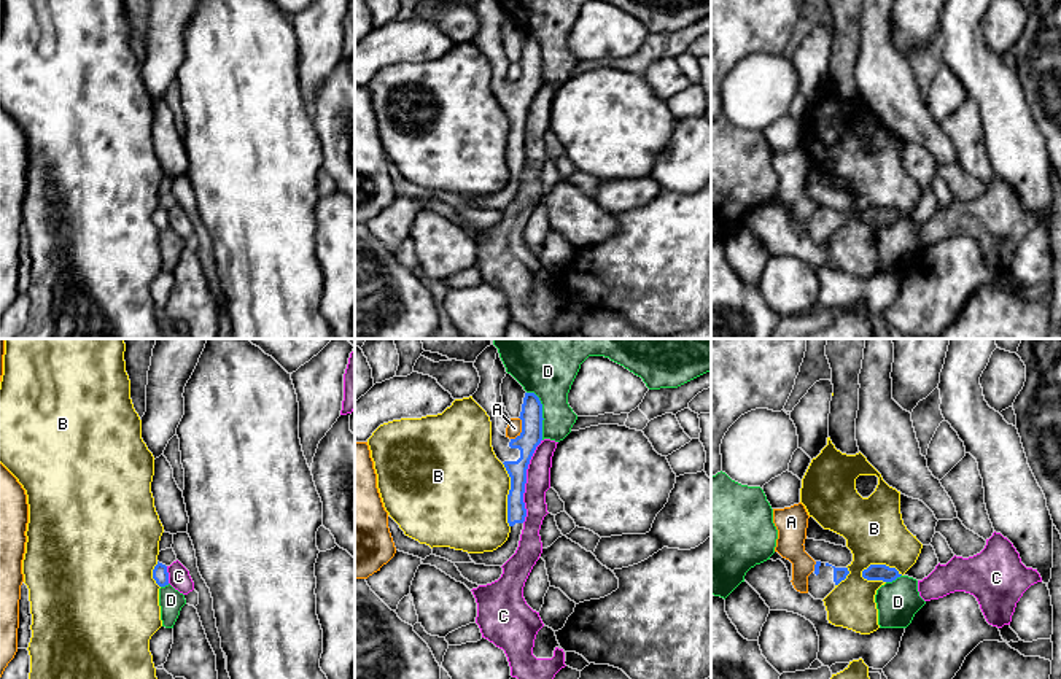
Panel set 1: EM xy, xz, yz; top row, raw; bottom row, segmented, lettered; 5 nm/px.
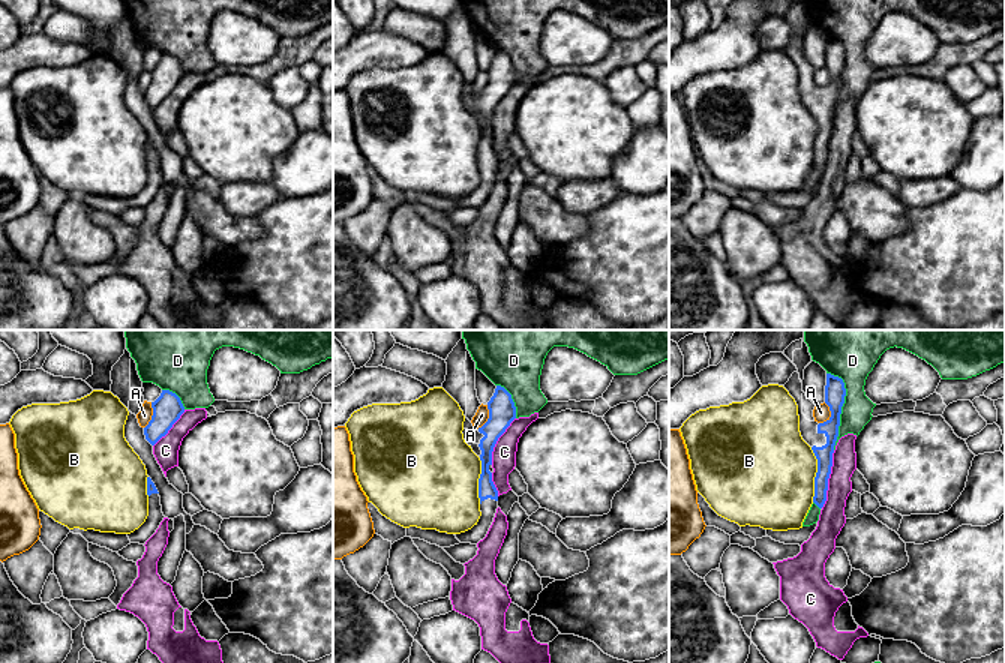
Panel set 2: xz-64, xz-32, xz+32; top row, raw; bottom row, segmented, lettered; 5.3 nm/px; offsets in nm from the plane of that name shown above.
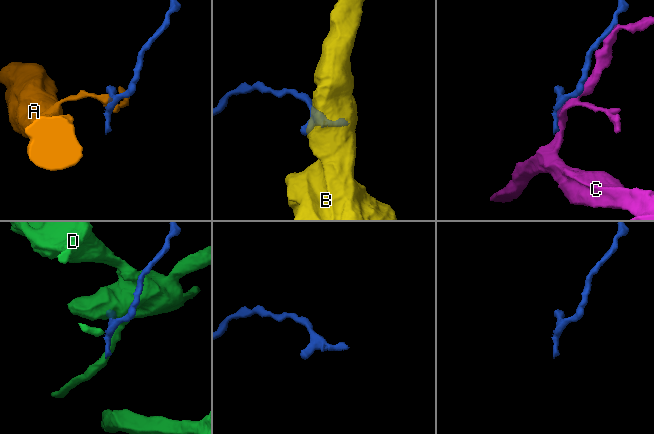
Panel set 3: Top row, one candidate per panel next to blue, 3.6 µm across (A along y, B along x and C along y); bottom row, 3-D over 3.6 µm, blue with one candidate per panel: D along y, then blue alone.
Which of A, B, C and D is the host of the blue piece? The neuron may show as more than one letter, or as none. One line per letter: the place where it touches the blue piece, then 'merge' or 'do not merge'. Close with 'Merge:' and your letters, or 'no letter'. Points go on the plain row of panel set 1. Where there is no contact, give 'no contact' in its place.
A: contact xz (522, 73); do not merge
B: contact yz (882, 209); do not merge
C: contact xz (525, 124); do not merge
D: contact xz (541, 58); do not merge
Merge: no letter

